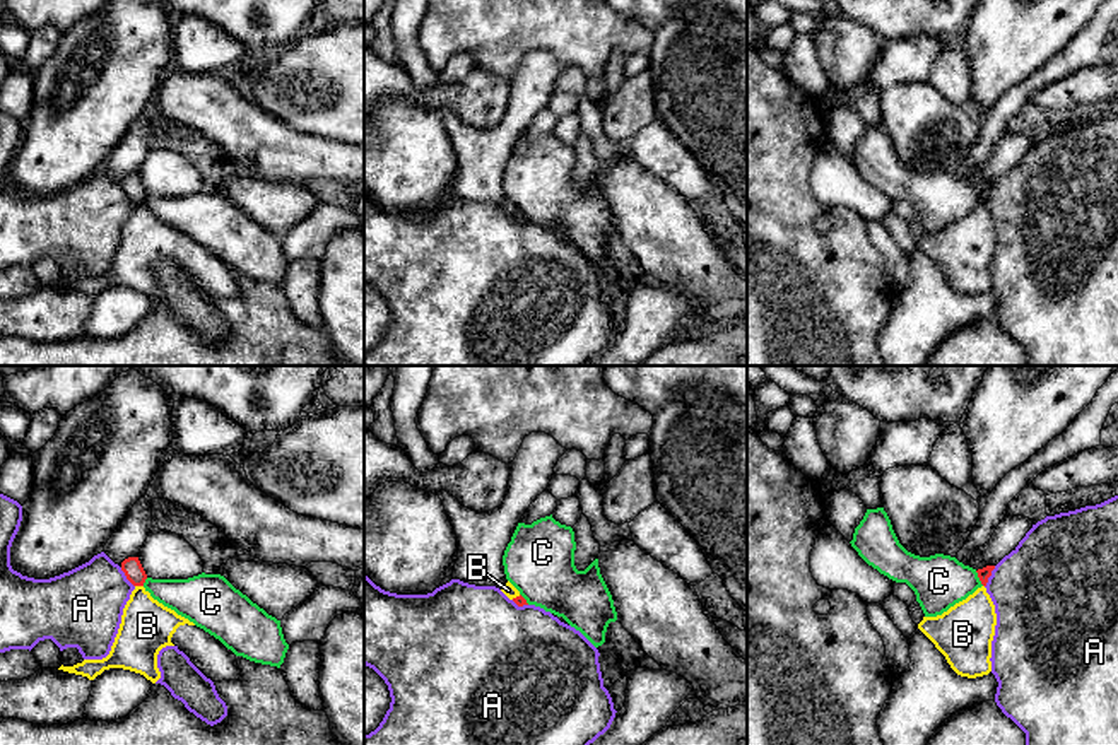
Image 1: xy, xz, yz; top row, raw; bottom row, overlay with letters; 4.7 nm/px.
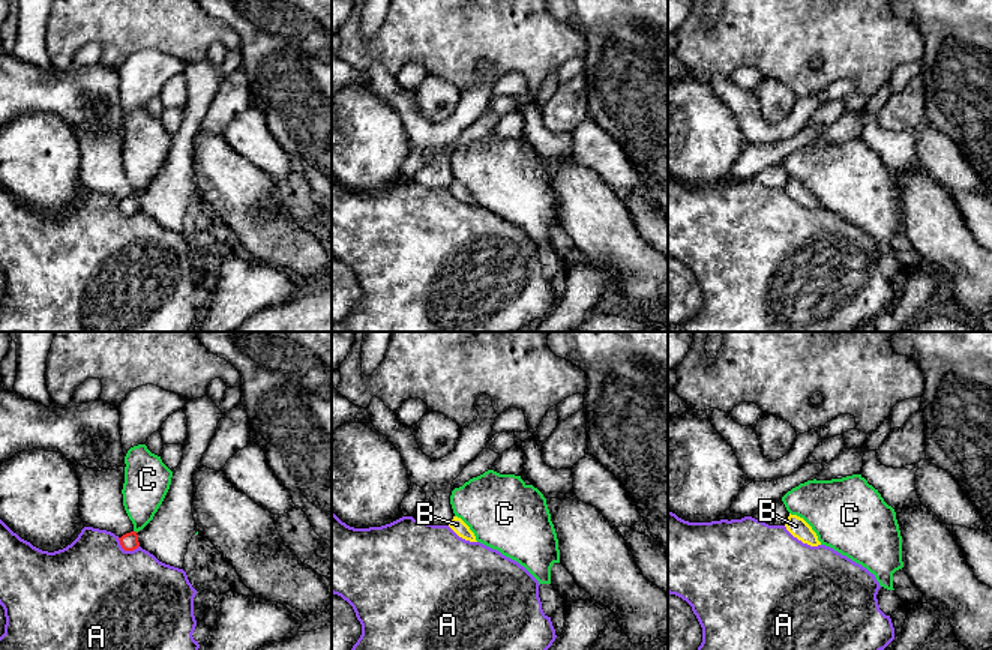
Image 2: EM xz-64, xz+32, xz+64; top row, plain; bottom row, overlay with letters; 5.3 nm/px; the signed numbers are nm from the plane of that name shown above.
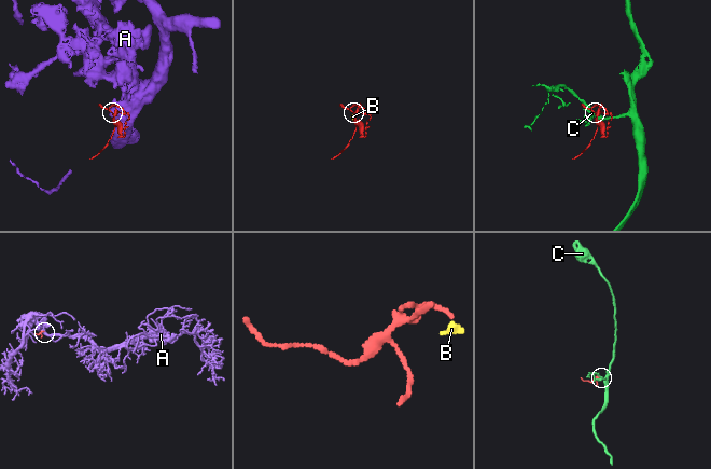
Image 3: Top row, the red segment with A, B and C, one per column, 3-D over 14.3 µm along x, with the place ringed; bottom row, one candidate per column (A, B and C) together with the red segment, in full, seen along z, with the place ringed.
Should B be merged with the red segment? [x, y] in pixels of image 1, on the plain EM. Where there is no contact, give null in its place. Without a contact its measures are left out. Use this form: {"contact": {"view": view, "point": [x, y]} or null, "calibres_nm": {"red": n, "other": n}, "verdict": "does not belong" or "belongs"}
{"contact": {"view": "xy", "point": [139, 202]}, "calibres_nm": {"red": 90, "other": 240}, "verdict": "does not belong"}

